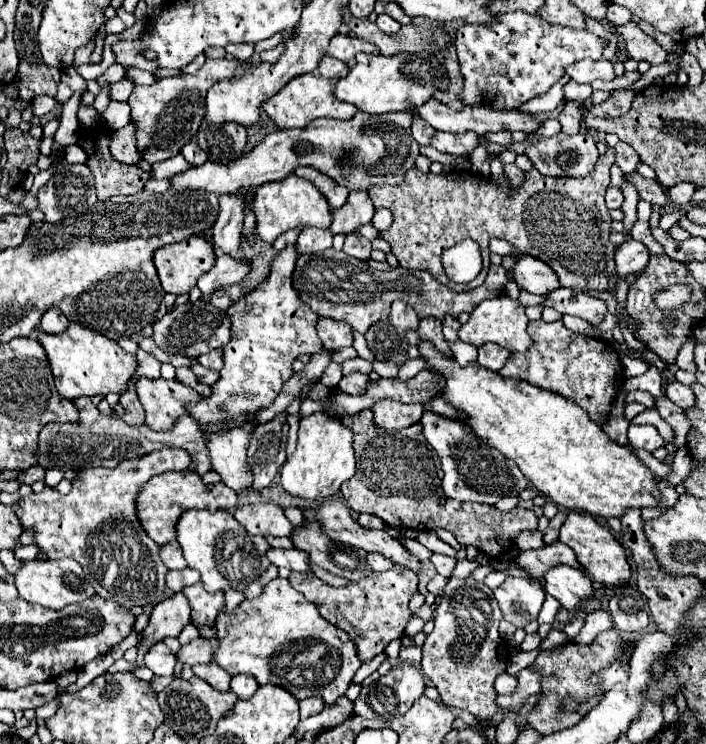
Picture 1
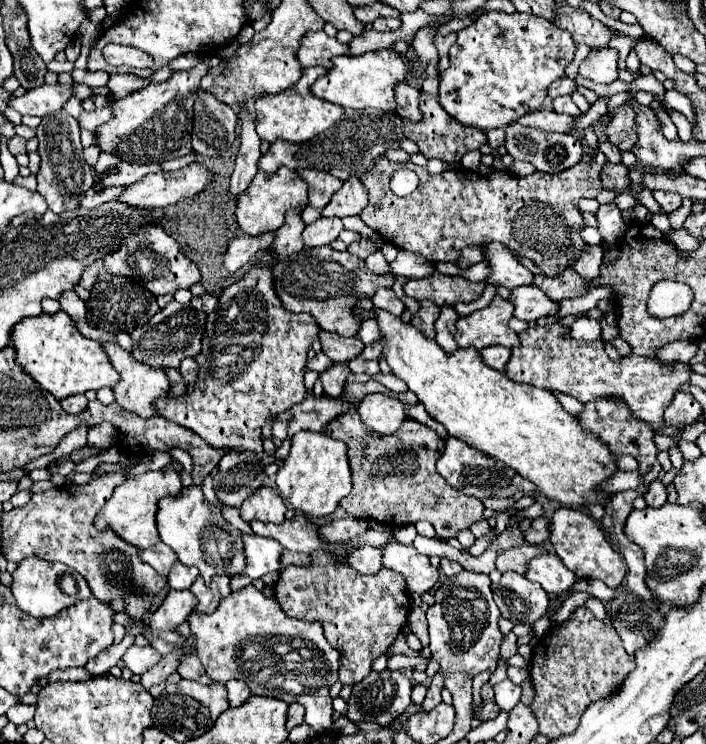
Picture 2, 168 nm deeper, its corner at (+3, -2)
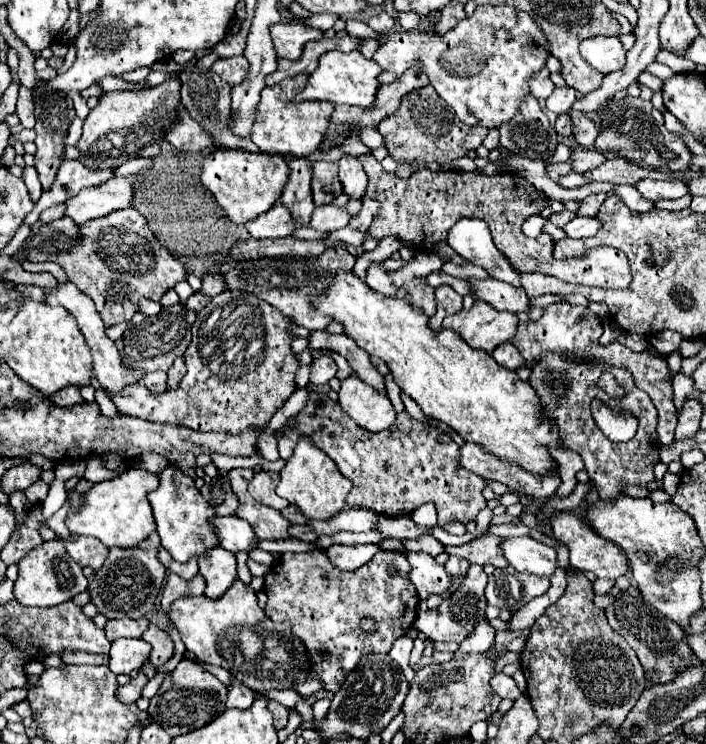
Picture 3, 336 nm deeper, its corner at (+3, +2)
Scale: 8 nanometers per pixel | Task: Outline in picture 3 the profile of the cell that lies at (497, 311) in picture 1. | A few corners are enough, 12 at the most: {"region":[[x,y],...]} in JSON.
{"region":[[475,302],[443,328],[491,354],[515,336],[517,316]]}

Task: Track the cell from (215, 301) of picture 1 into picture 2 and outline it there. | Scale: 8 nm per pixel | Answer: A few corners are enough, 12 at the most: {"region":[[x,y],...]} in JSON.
{"region":[[213,294],[193,296],[191,304],[209,314],[219,304]]}

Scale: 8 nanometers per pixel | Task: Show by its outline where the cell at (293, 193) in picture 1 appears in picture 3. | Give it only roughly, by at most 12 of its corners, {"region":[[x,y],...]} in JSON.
{"region":[[217,148],[199,182],[235,224],[283,192],[283,156]]}

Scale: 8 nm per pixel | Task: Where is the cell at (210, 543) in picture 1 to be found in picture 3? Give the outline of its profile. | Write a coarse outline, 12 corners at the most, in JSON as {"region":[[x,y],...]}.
{"region":[[175,464],[147,498],[177,562],[217,546],[213,508]]}

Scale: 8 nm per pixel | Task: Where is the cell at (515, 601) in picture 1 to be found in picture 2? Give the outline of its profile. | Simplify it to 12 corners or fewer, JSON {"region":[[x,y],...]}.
{"region":[[515,572],[493,584],[501,616],[533,626],[549,606],[545,590]]}

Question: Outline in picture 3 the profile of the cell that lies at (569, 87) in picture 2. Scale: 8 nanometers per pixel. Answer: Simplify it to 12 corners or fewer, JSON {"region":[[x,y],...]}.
{"region":[[547,68],[529,80],[529,90],[537,100],[545,100],[553,92]]}

